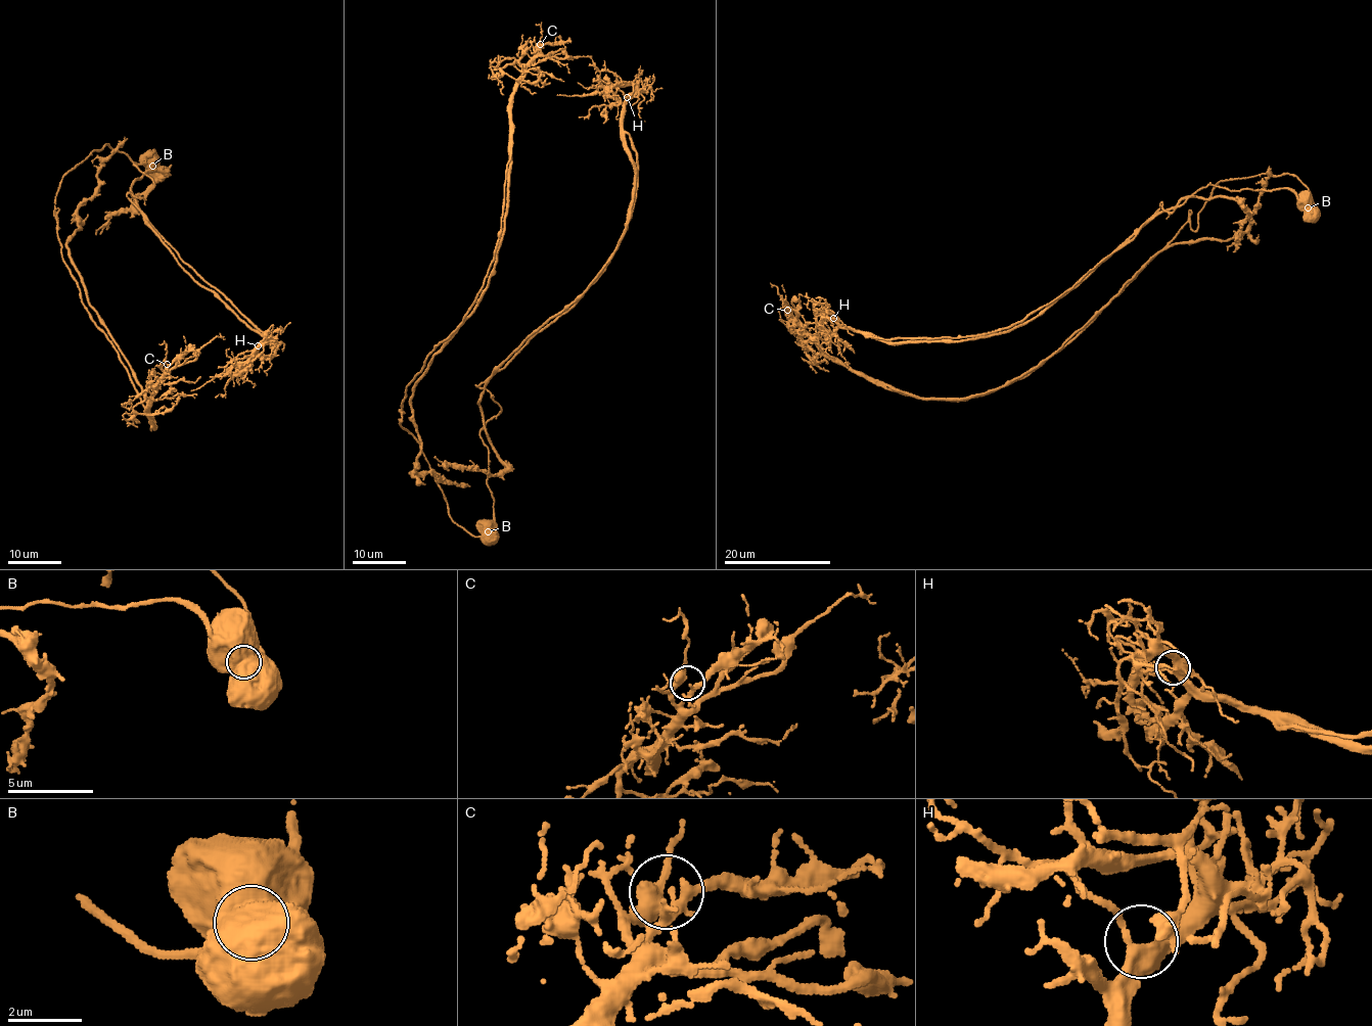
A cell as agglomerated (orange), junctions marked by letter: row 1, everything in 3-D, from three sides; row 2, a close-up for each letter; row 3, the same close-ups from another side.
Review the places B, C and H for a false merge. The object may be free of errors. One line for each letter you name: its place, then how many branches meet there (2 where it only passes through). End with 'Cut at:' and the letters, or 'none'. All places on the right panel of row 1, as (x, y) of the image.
B: Place: (1308, 207). Branches: 2
Cut at: B

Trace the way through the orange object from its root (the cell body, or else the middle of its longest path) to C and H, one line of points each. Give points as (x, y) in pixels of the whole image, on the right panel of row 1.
C: (1304, 200), (1290, 174), (1222, 180), (1198, 228), (1073, 338), (967, 398), (852, 372), (787, 310)
H: (1304, 200), (1286, 188), (1201, 187), (1172, 212), (1152, 215), (1031, 320), (1001, 333), (886, 342), (833, 318)

